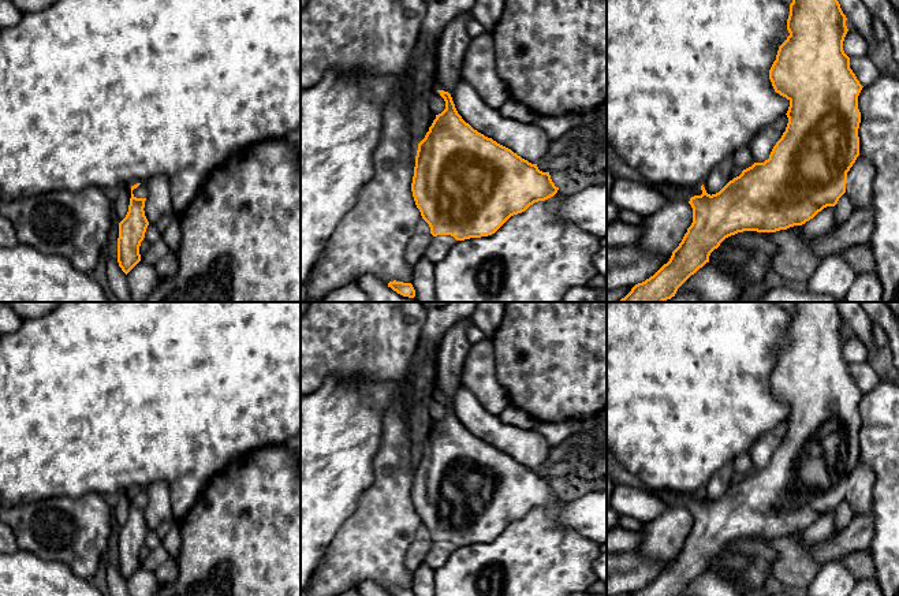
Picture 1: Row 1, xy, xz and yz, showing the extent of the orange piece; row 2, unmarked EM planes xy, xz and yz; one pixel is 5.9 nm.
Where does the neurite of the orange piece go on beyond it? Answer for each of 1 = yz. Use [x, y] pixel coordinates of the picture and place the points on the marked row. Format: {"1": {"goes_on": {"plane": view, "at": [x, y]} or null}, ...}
{"1": {"goes_on": {"plane": "yz", "at": [672, 192]}}}

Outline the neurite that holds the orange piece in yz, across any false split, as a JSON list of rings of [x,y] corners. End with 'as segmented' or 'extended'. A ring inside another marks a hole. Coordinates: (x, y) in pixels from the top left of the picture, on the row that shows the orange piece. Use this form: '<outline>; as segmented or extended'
[[[792,0],[790,4],[790,15],[787,19],[787,30],[790,36],[787,40],[779,46],[776,60],[773,62],[769,70],[769,79],[776,93],[786,97],[790,101],[790,107],[787,111],[788,123],[786,131],[783,133],[782,138],[773,146],[769,159],[764,163],[754,163],[751,167],[742,171],[742,174],[732,180],[730,180],[719,193],[708,194],[704,185],[702,186],[676,186],[672,183],[652,183],[646,179],[642,179],[644,183],[649,185],[668,200],[683,200],[687,201],[693,208],[693,223],[687,228],[682,242],[679,246],[672,252],[672,256],[667,264],[664,264],[653,276],[646,279],[642,283],[635,284],[631,291],[618,302],[664,302],[675,297],[678,288],[700,268],[702,268],[706,262],[709,262],[710,253],[720,246],[720,243],[738,232],[743,231],[757,231],[757,232],[776,232],[780,230],[787,230],[794,226],[802,226],[810,219],[813,219],[818,212],[821,212],[827,206],[835,206],[839,198],[846,193],[846,183],[847,183],[847,172],[855,163],[857,157],[859,156],[859,137],[858,128],[861,123],[861,112],[858,109],[858,96],[862,90],[862,85],[857,79],[855,74],[850,68],[850,57],[843,51],[843,41],[848,31],[846,26],[846,15],[843,14],[840,4],[838,0]]]; extended

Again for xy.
[[[145,182],[131,186],[128,212],[119,223],[117,262],[126,275],[141,261],[139,246],[149,226],[143,211],[148,194]]]; extended

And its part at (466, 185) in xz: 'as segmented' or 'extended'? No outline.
extended

